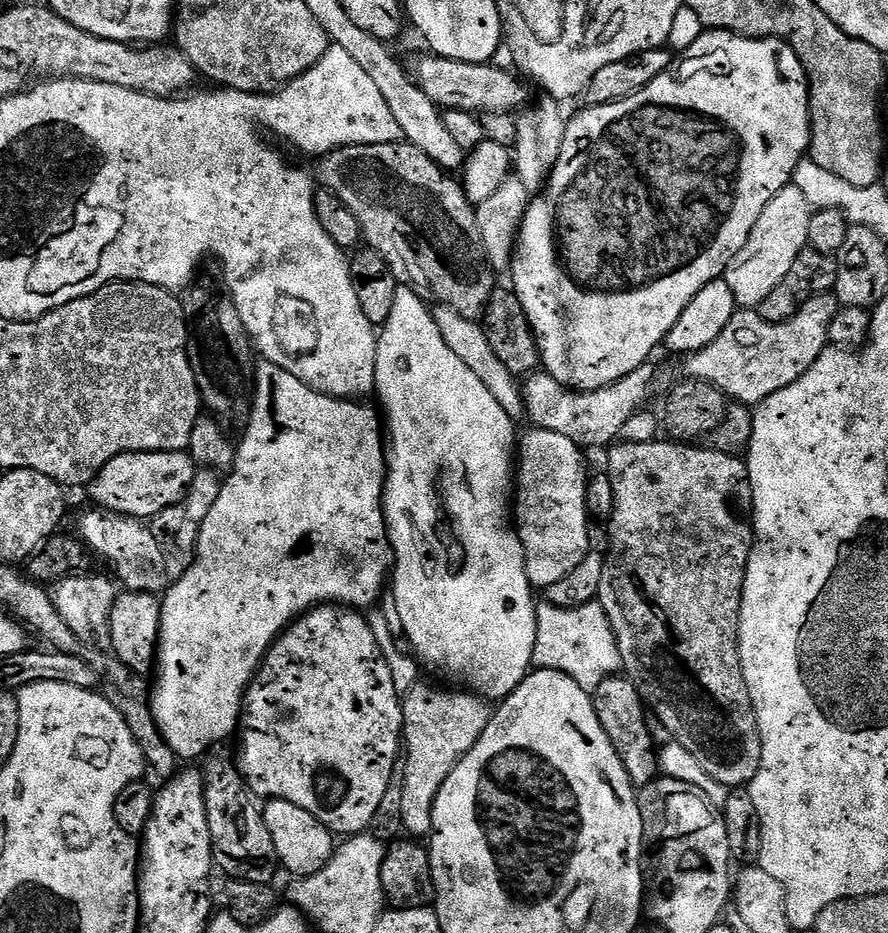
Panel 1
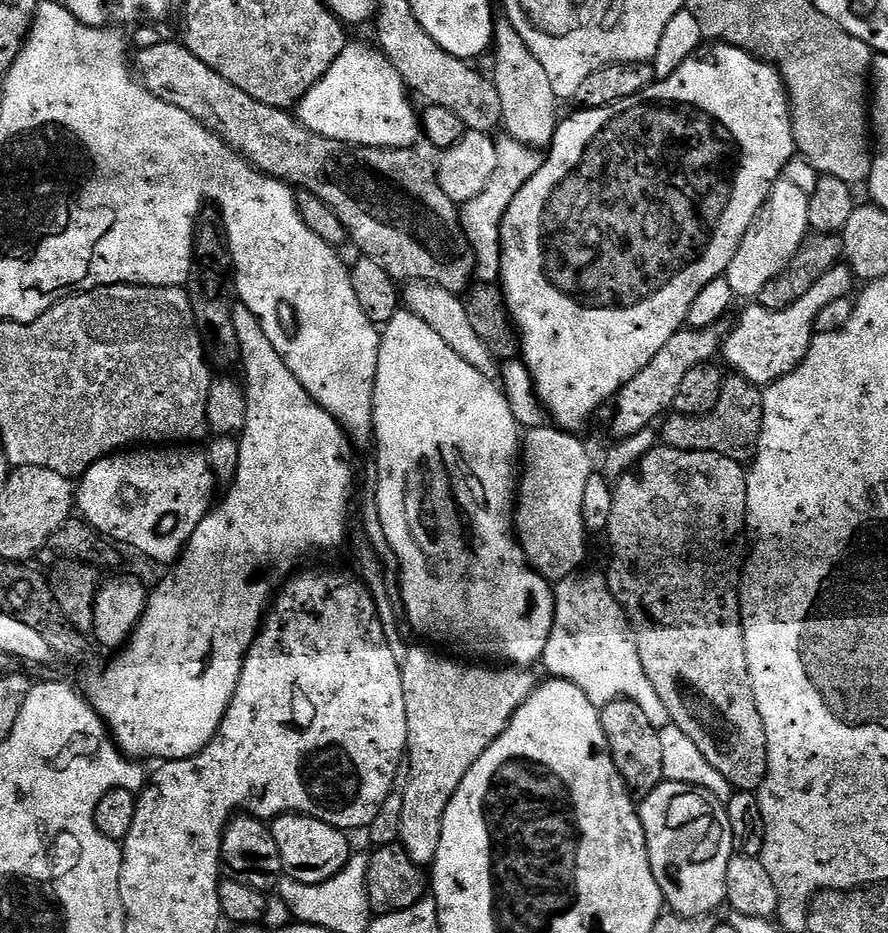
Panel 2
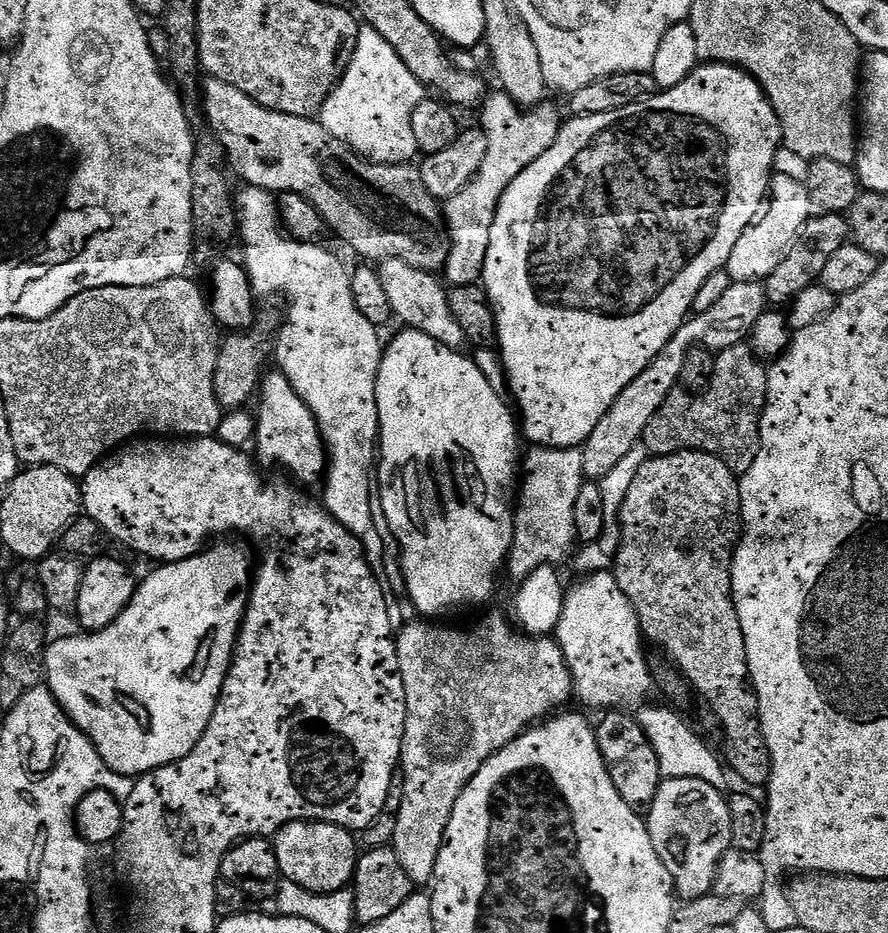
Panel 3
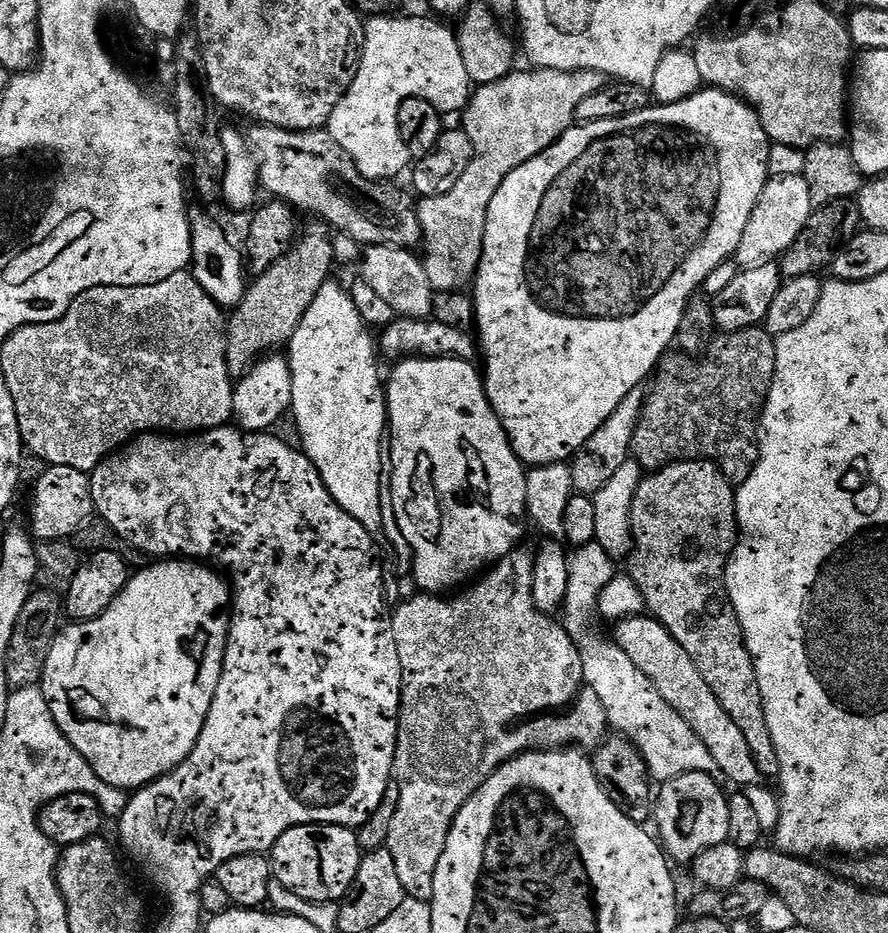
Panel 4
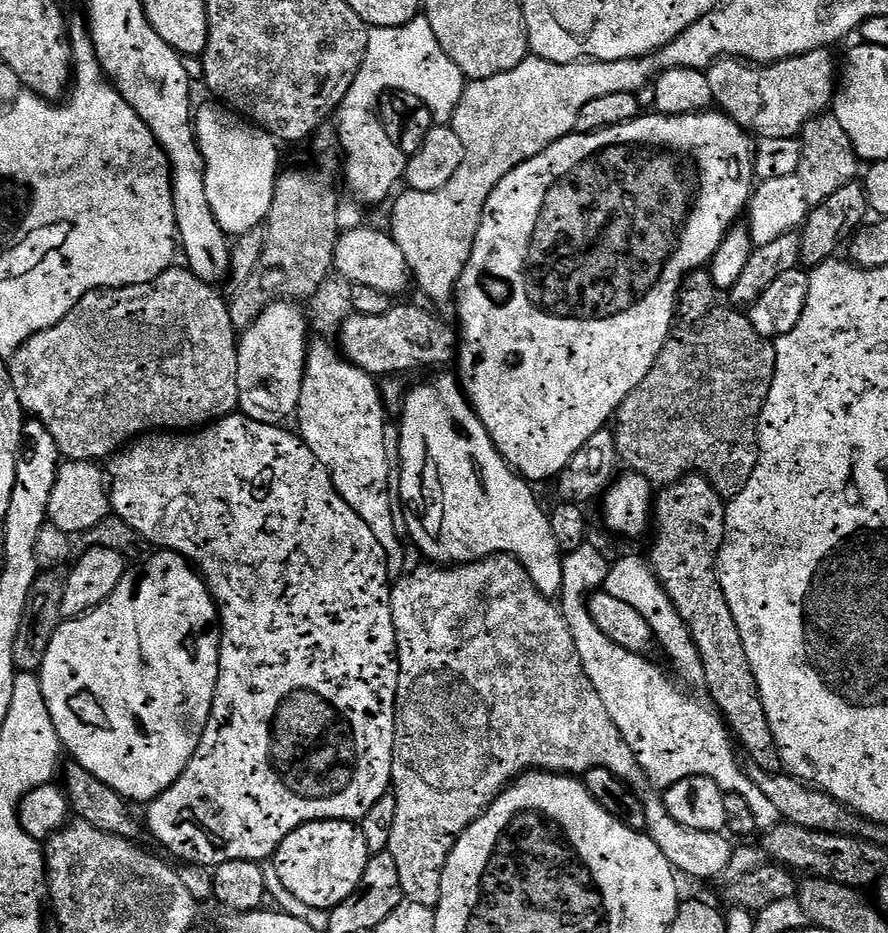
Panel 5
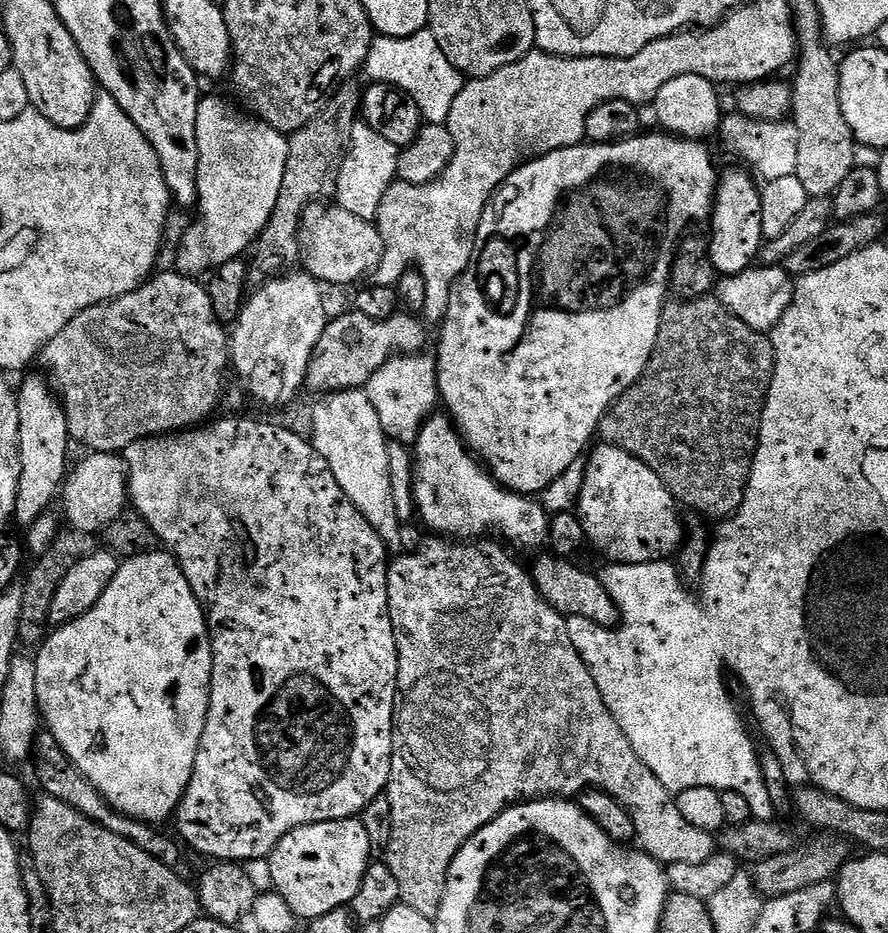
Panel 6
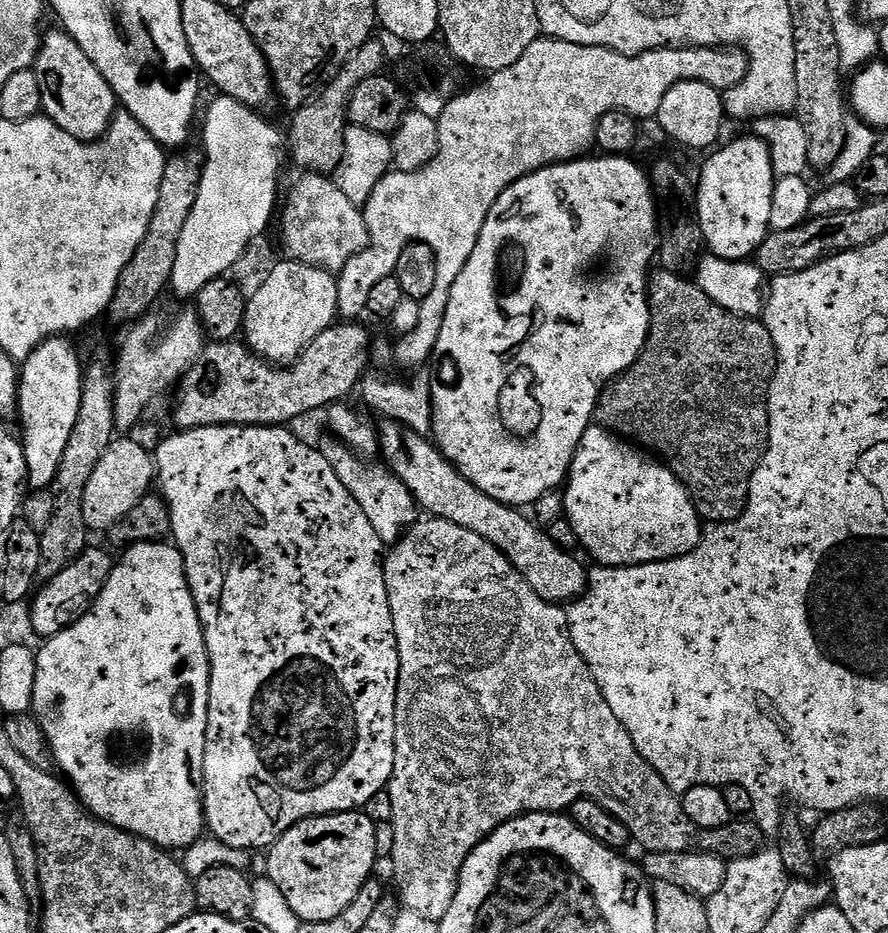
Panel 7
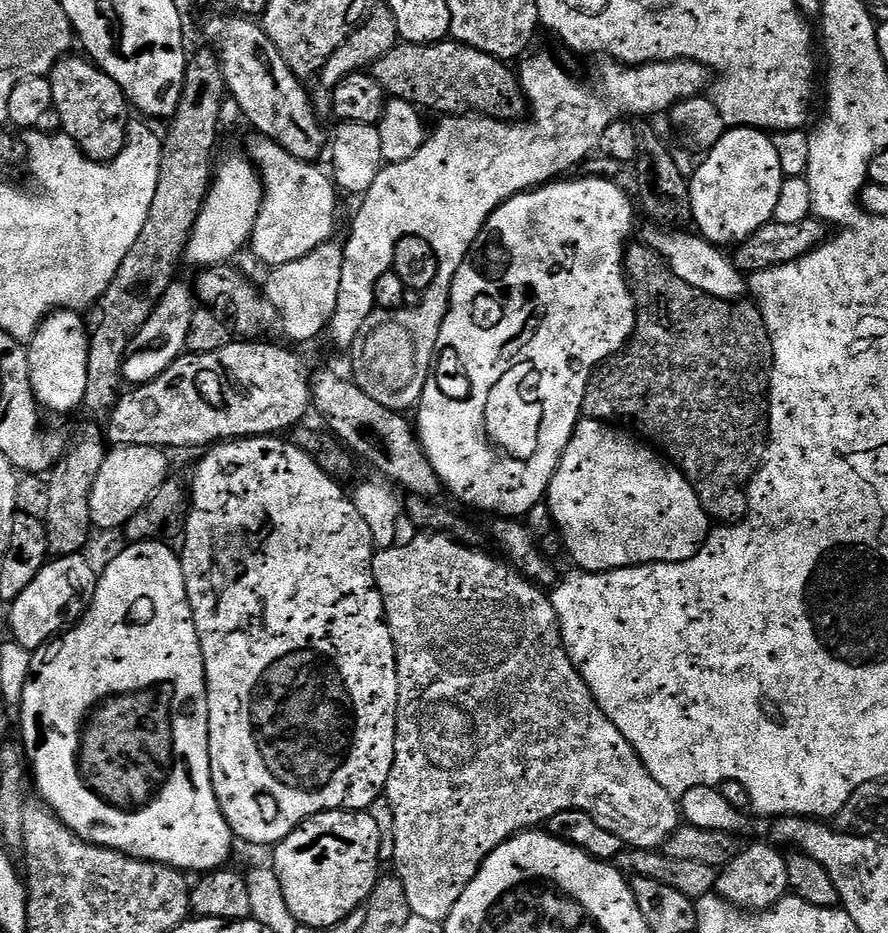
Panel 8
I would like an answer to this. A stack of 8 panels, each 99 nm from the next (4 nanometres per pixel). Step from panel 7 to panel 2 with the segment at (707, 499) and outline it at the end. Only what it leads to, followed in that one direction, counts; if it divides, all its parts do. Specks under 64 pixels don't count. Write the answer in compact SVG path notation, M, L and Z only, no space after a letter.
M732 374L725 379L722 386L722 398L718 398L718 406L714 406L710 414L705 416L669 415L663 421L664 429L662 427L659 429L658 436L670 448L691 452L713 452L722 454L739 464L747 465L756 459L763 417L763 391L746 378Z

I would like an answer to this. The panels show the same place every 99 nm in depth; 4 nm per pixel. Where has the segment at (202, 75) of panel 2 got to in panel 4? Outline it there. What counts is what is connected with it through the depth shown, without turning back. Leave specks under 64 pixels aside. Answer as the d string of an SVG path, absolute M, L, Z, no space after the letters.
M256 124L252 129L247 130L246 139L256 158L256 167L260 170L259 187L263 191L265 188L269 192L267 194L269 197L291 204L293 209L301 213L310 212L314 215L311 217L319 218L328 225L329 229L337 233L340 231L342 235L357 240L360 246L389 244L395 248L412 250L421 243L418 204L413 193L395 188L397 186L395 183L372 180L365 176L362 169L352 161L350 154L346 154L346 150L342 150L342 146L334 142L331 132L327 130L291 132L269 124Z

